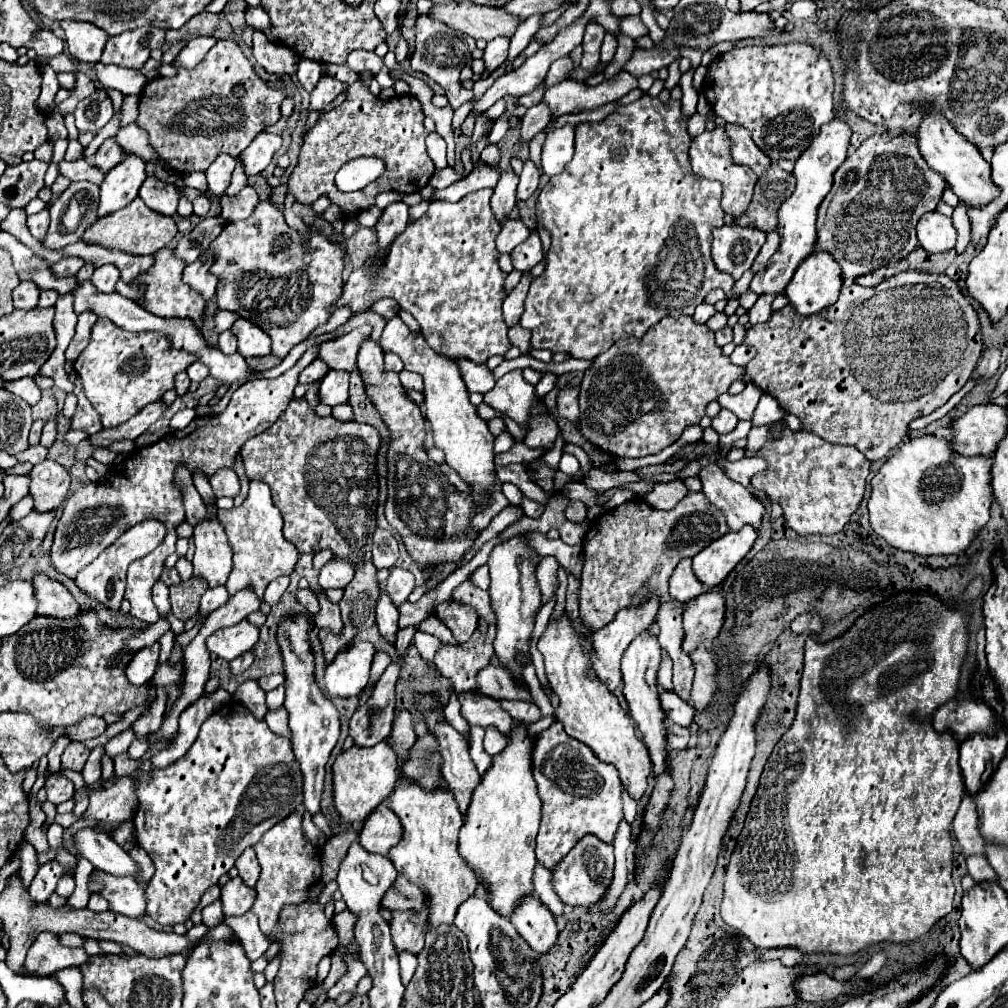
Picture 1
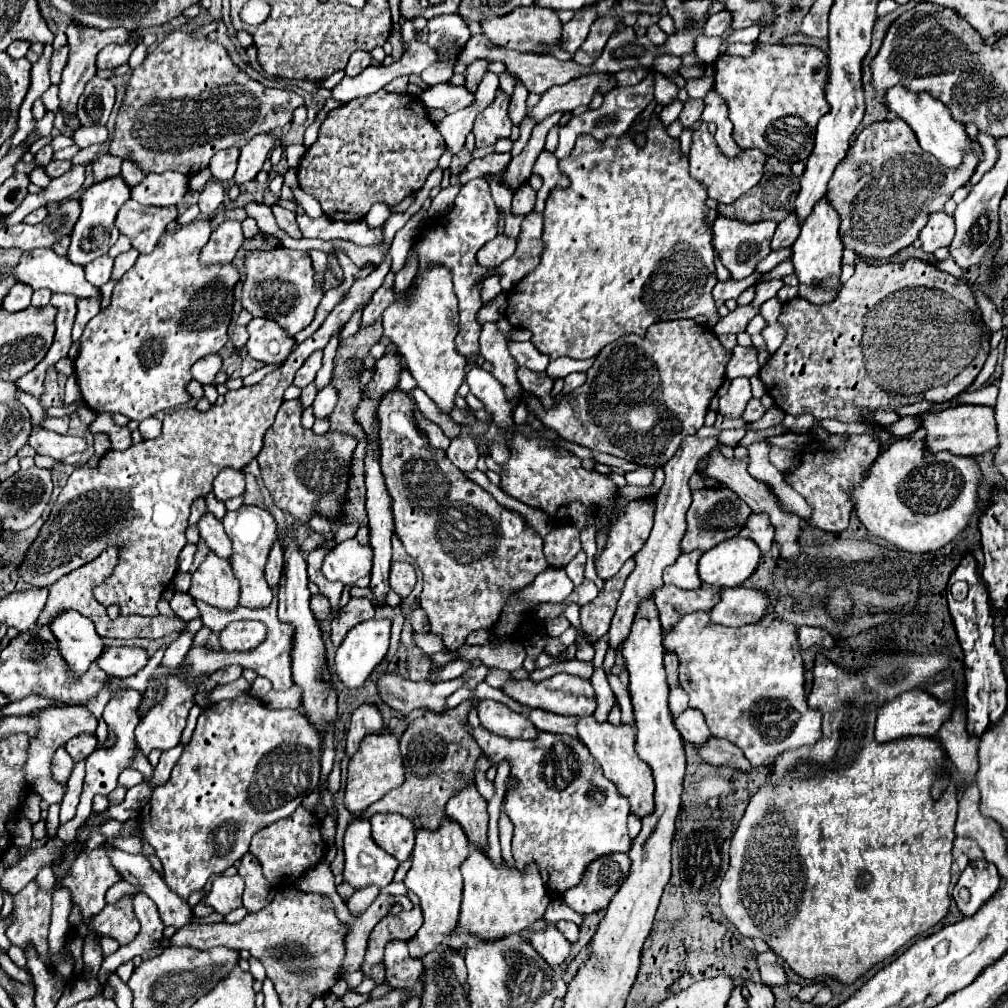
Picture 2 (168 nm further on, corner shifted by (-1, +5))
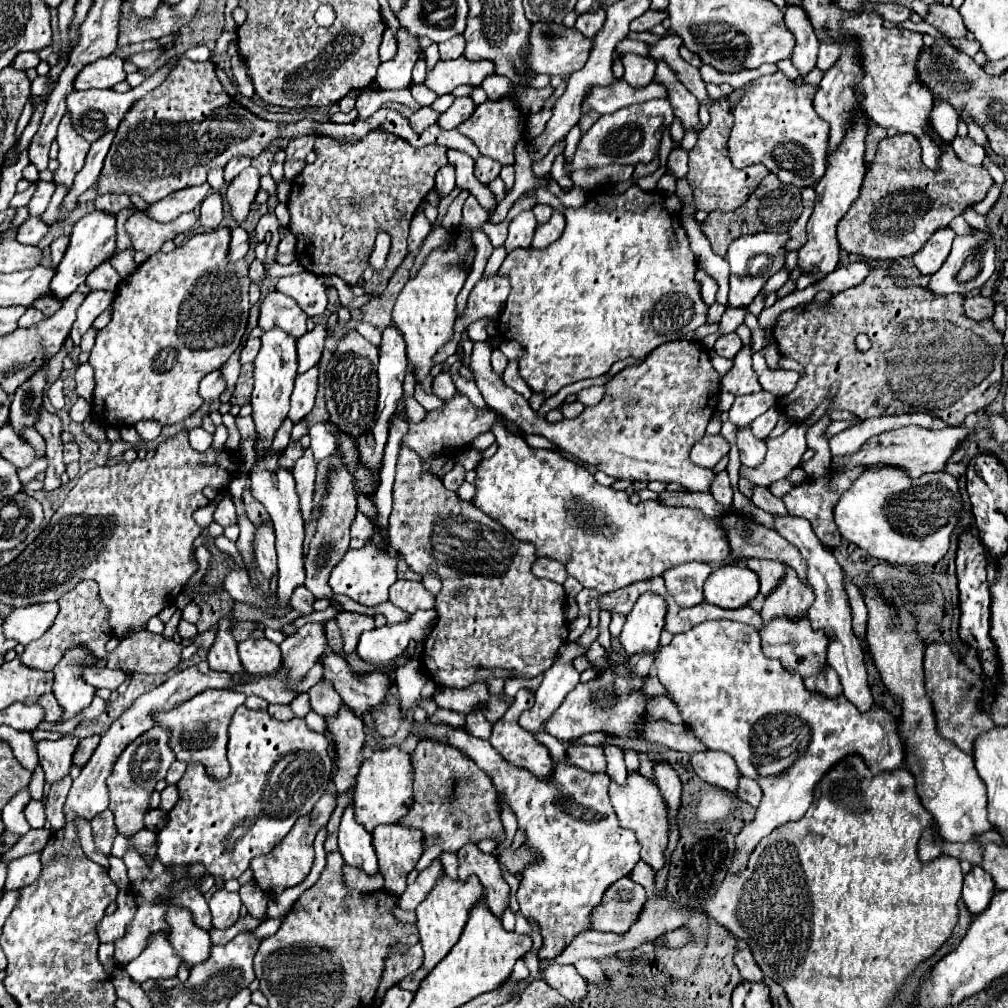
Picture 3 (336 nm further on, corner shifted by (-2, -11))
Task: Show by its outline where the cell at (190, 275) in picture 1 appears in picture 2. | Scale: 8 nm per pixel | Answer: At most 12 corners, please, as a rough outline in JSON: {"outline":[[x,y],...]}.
{"outline":[[225,220],[201,250],[203,264],[231,262],[243,244],[239,220]]}

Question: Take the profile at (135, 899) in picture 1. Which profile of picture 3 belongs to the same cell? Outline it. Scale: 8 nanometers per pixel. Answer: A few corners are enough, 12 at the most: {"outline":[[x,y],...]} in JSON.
{"outline":[[166,934],[148,936],[144,952],[126,966],[142,984],[176,976],[180,956]]}

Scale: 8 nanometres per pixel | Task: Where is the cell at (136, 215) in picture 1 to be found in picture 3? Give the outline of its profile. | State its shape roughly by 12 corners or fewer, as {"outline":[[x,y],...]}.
{"outline":[[142,212],[126,220],[136,252],[152,256],[166,240],[190,230],[194,212],[160,224]]}

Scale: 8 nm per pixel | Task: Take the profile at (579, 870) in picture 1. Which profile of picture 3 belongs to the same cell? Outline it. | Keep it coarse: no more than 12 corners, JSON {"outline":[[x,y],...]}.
{"outline":[[624,876],[604,892],[590,926],[626,932],[638,920],[644,888]]}

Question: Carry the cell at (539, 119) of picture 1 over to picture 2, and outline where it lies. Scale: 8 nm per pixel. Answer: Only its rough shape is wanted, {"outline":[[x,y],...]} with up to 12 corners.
{"outline":[[587,74],[549,88],[531,116],[587,106],[595,92],[607,94],[613,74]]}

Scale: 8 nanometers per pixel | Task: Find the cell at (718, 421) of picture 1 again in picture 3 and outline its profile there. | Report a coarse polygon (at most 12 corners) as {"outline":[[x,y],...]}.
{"outline":[[770,392],[738,396],[730,422],[744,428],[774,404]]}

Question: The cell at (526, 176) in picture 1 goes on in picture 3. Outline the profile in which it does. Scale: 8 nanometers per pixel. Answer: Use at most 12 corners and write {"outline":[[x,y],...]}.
{"outline":[[530,210],[510,222],[506,238],[508,252],[528,248],[536,230]]}

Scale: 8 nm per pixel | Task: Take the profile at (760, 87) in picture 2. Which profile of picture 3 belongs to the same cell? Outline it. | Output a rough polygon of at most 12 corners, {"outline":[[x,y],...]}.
{"outline":[[778,72],[732,108],[732,166],[764,164],[784,184],[826,172],[816,88]]}

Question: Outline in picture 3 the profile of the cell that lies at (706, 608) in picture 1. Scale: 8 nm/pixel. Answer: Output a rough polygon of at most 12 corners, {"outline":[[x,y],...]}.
{"outline":[[802,618],[762,622],[764,656],[802,676],[826,664],[826,636]]}

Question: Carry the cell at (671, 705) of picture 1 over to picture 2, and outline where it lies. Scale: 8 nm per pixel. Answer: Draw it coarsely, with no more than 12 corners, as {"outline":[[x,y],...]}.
{"outline":[[699,710],[675,718],[685,742],[703,746],[711,736]]}

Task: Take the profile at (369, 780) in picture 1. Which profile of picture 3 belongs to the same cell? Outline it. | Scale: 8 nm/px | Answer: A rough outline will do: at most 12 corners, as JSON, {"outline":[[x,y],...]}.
{"outline":[[398,746],[366,758],[354,818],[368,832],[412,804],[412,764]]}

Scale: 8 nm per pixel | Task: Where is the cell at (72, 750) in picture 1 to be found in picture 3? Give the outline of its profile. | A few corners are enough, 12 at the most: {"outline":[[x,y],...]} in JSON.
{"outline":[[100,736],[80,740],[72,764],[82,768],[94,754]]}

